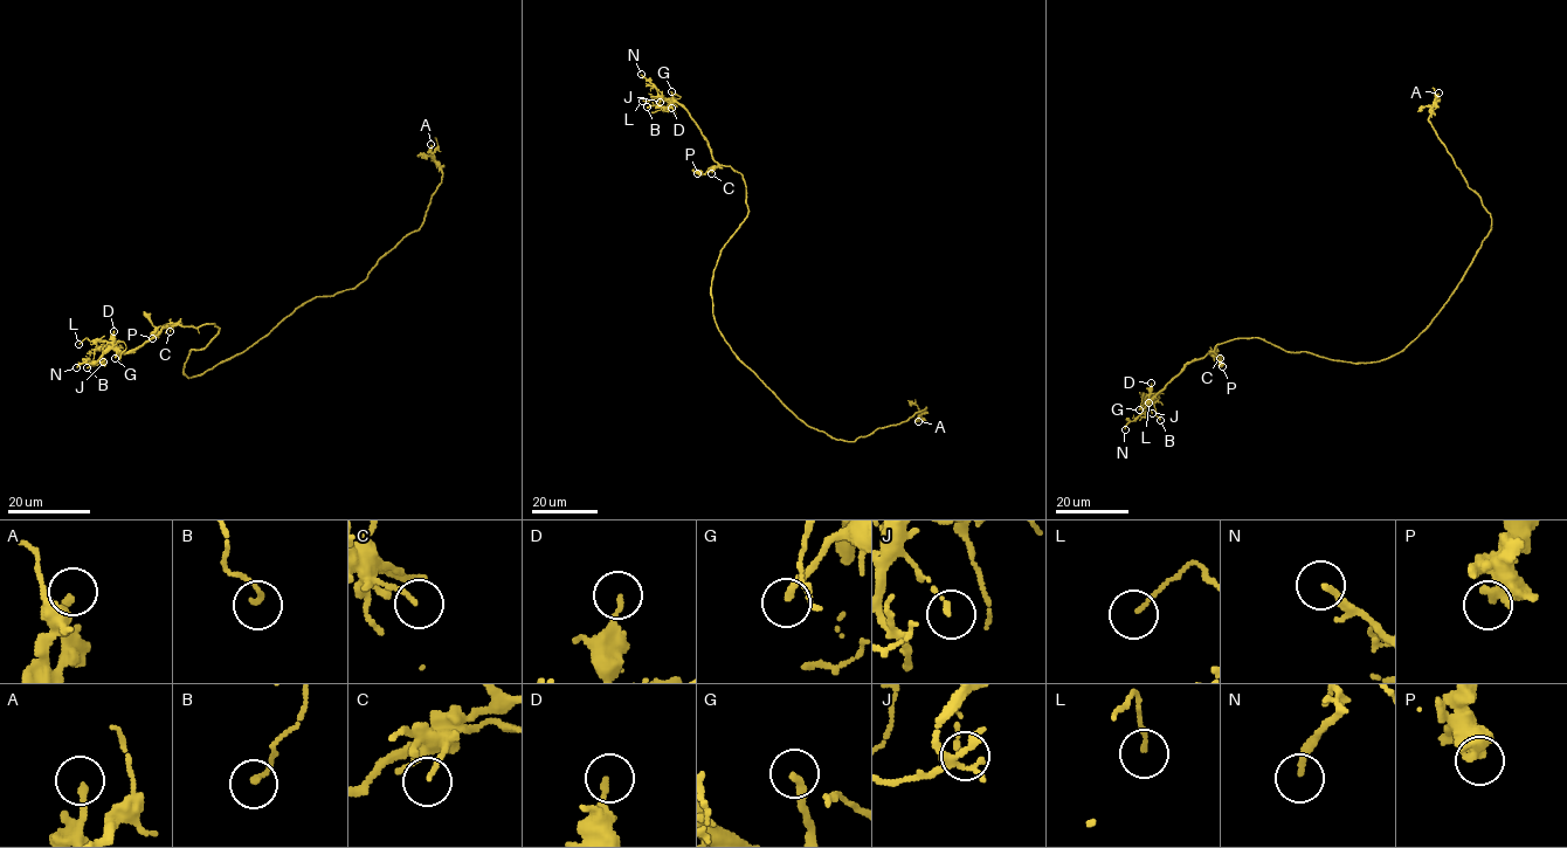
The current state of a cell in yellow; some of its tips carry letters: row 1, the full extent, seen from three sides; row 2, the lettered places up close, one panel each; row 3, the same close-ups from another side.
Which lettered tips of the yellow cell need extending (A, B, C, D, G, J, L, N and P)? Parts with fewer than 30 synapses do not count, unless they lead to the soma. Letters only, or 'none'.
G

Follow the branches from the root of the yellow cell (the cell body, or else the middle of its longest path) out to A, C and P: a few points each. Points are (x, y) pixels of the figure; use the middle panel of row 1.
A: (722, 333), (732, 351), (799, 419), (836, 439), (854, 441), (878, 428), (906, 421), (926, 408), (918, 421)
C: (722, 333), (712, 310), (712, 273), (720, 250), (744, 220), (749, 208), (739, 172), (720, 165), (711, 173)
P: (722, 333), (712, 310), (712, 273), (749, 212), (746, 185), (730, 166), (697, 173)

